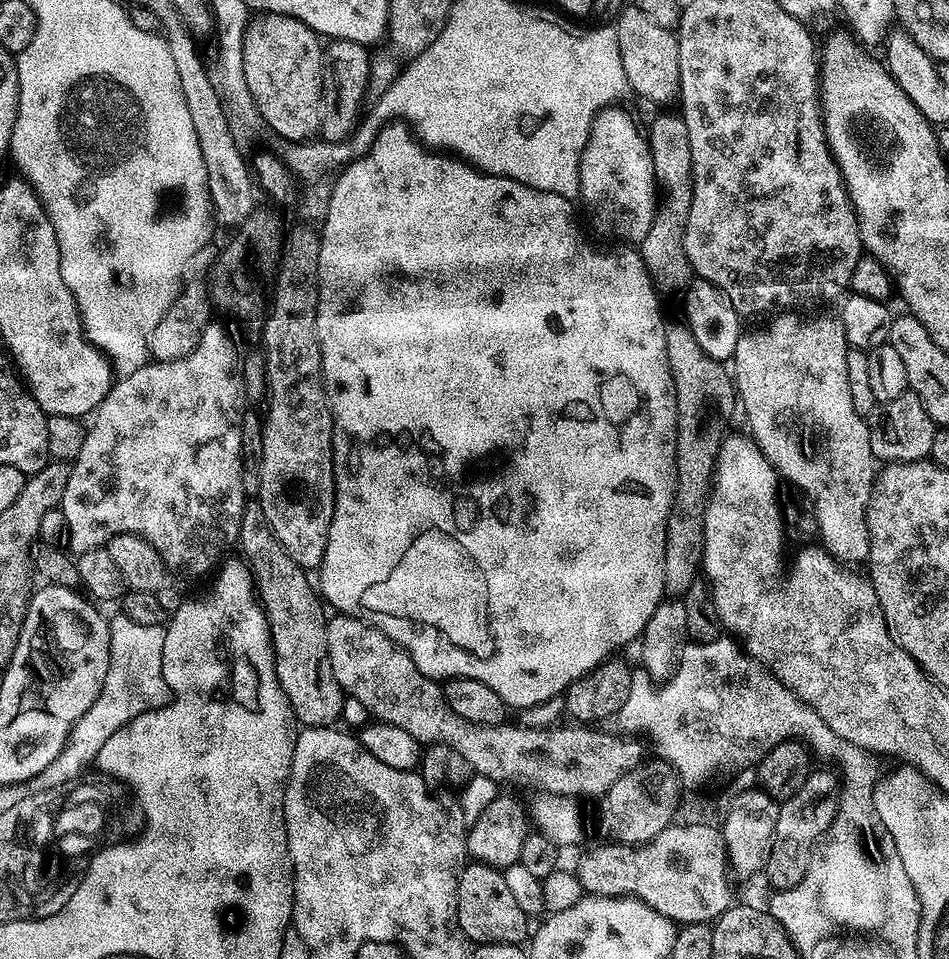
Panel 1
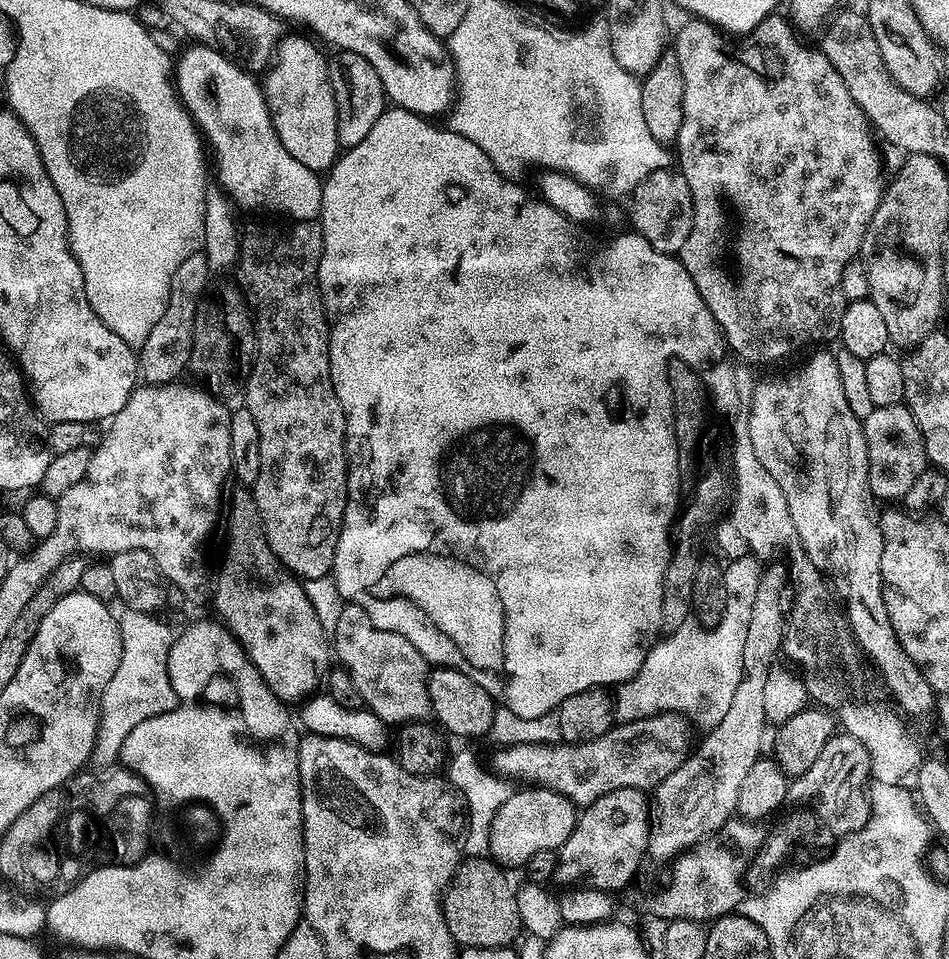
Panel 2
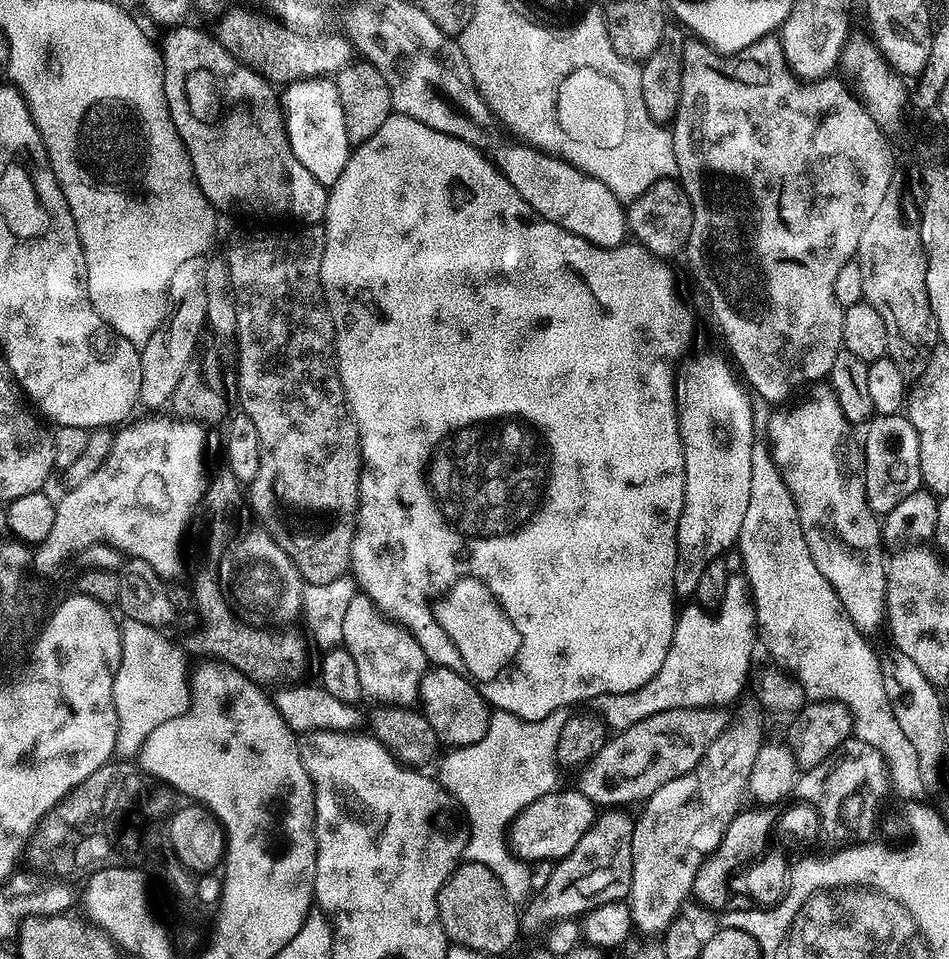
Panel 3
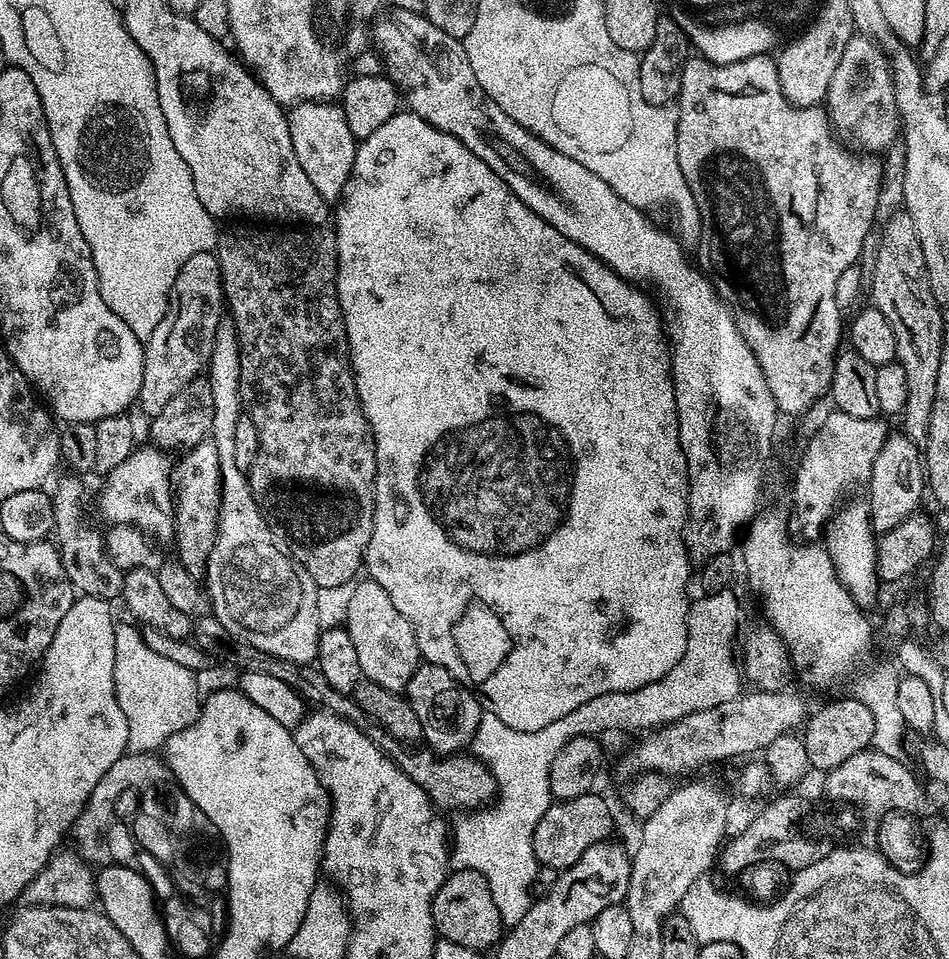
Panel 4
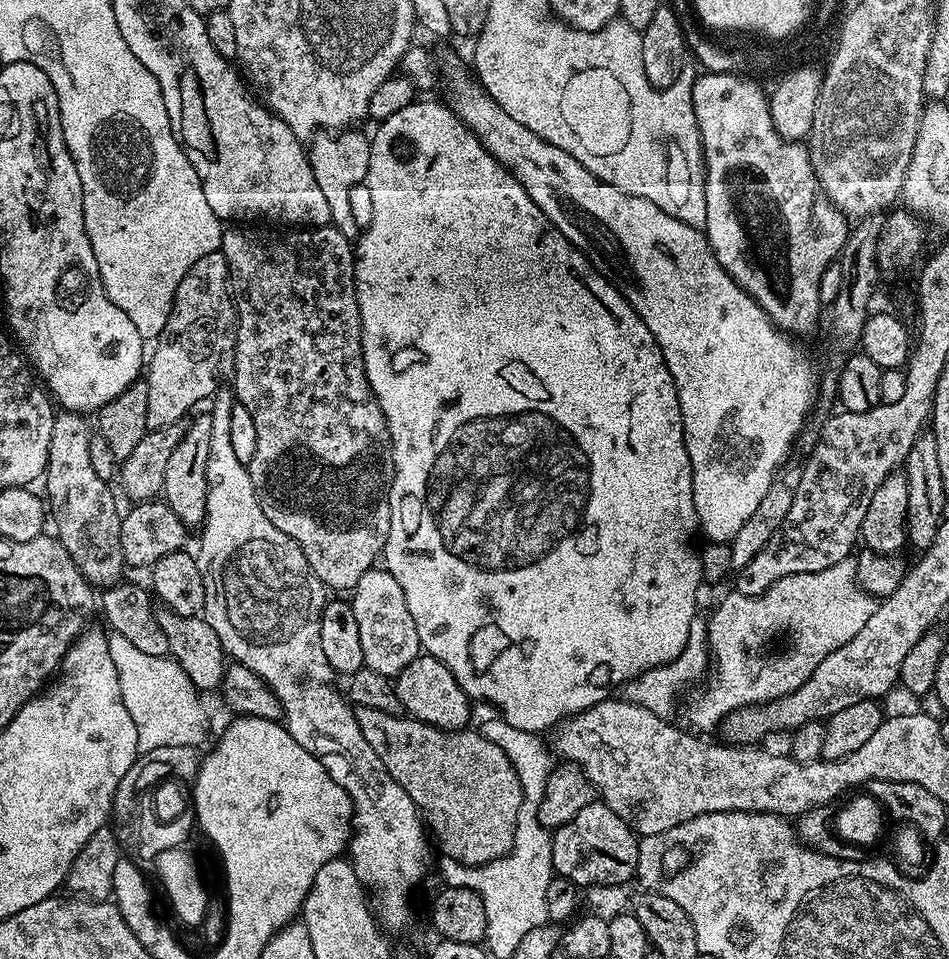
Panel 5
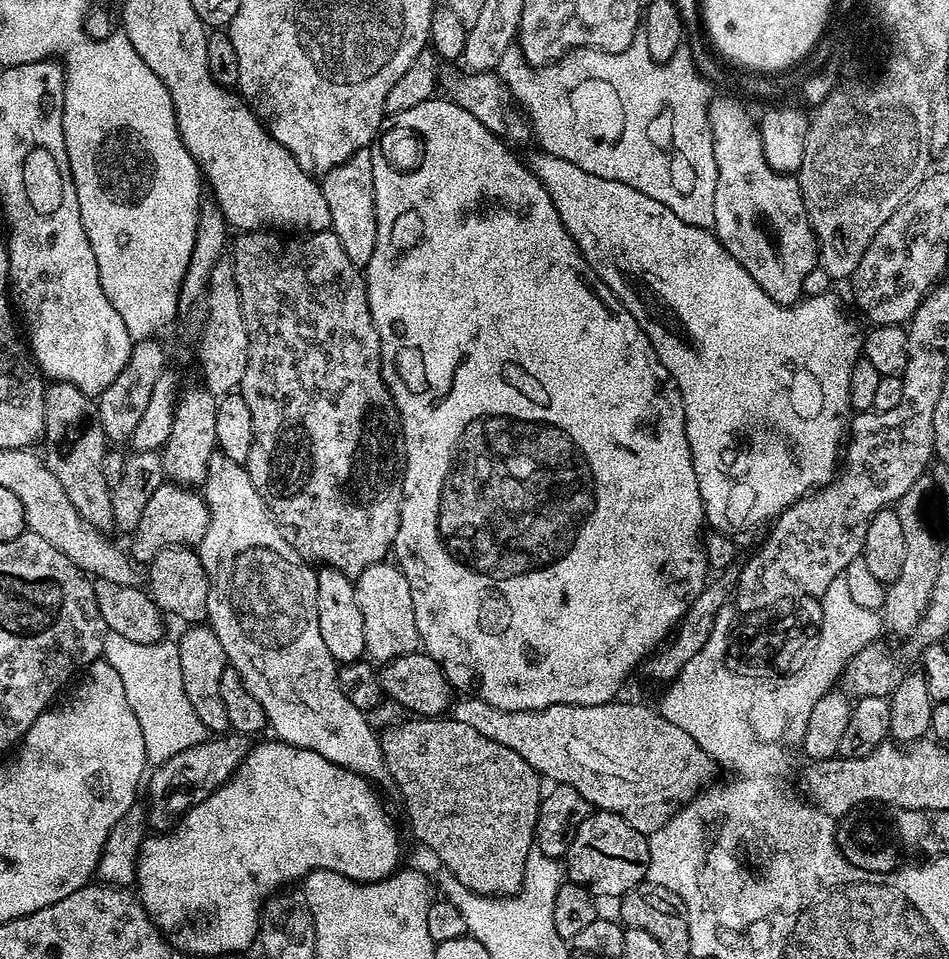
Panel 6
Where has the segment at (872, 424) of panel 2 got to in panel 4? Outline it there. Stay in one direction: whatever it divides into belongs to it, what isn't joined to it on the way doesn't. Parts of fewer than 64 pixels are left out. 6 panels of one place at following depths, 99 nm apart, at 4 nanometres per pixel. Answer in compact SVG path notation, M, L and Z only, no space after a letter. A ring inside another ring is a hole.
M903 434L889 435L874 460L874 470L866 485L866 503L872 518L872 531L883 534L894 530L898 522L913 515L920 504L920 495L926 492L926 464L922 459L921 445Z

